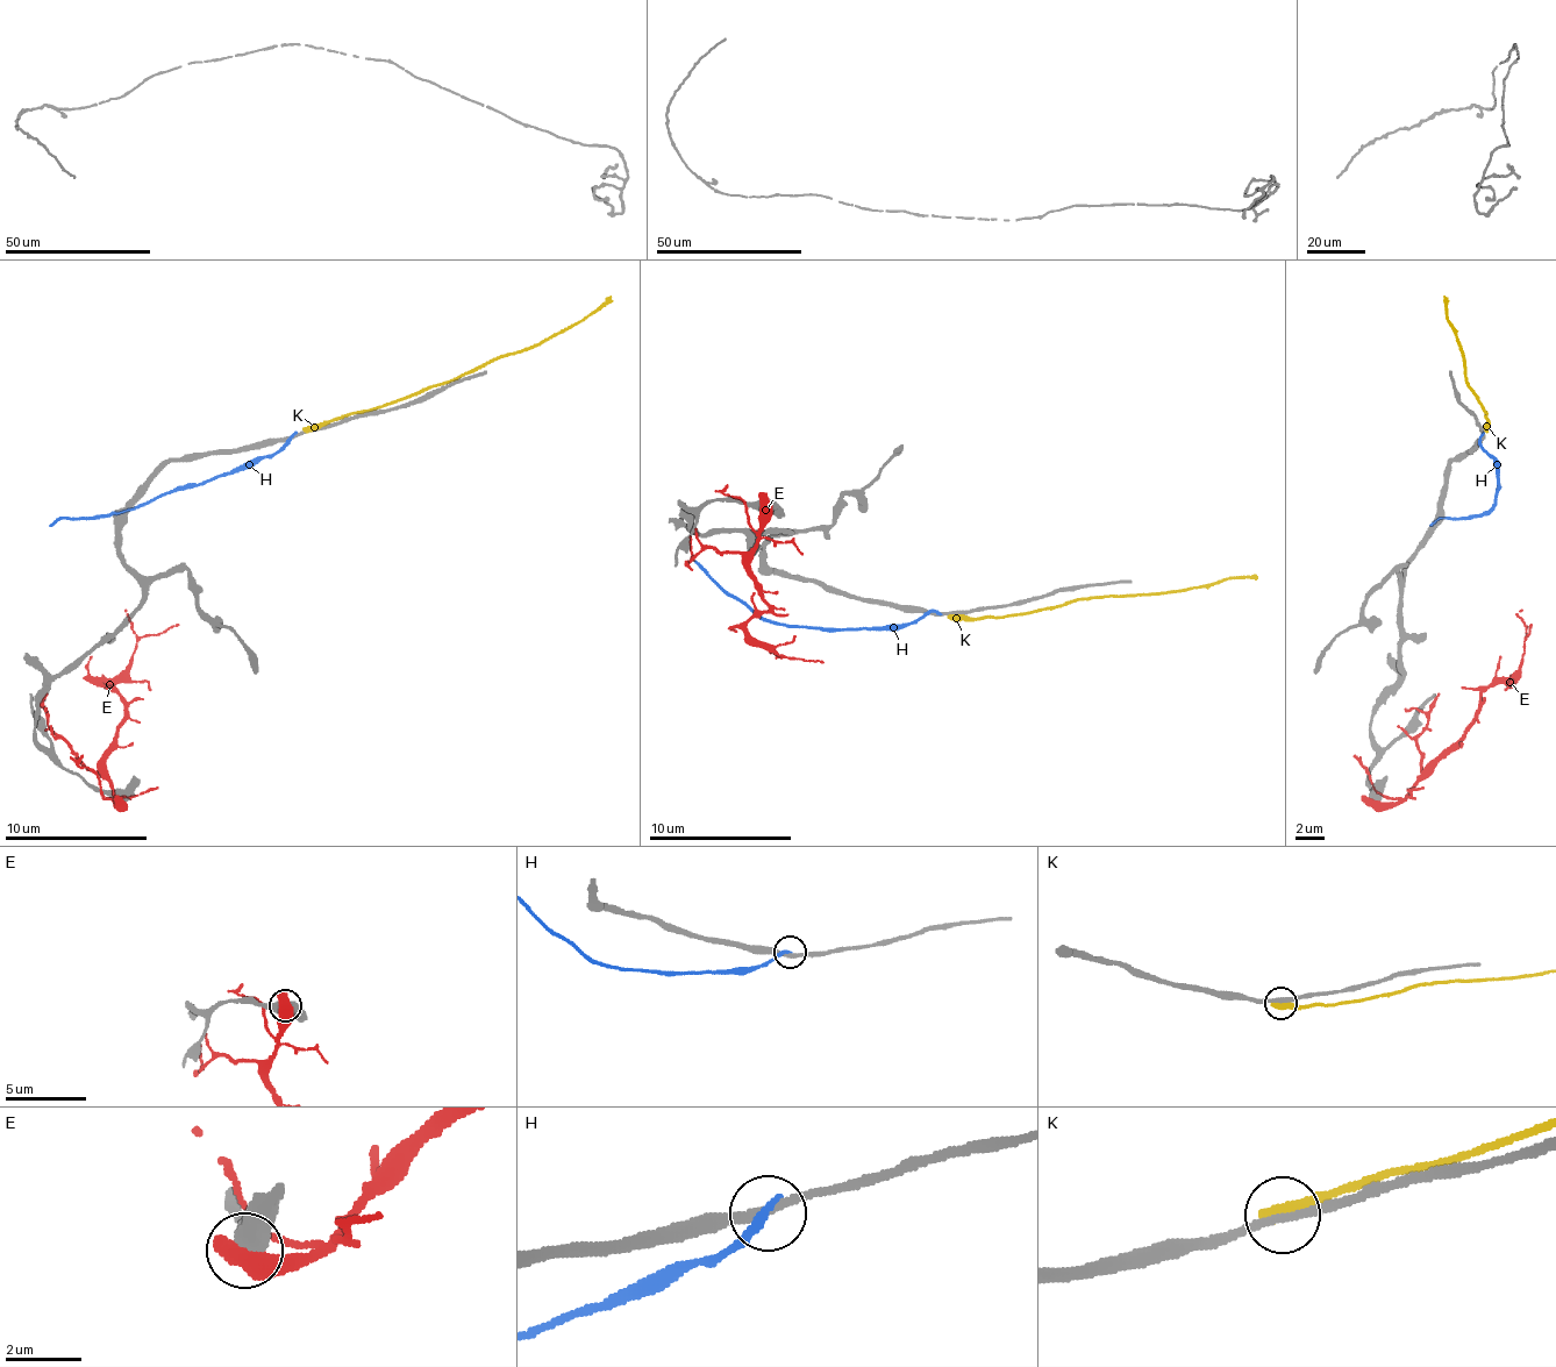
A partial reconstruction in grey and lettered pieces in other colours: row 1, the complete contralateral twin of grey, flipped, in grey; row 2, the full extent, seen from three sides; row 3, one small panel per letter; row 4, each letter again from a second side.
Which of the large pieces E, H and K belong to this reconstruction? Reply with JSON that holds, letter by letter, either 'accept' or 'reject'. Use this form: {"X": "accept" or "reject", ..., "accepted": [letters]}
{"E": "reject", "H": "reject", "K": "reject", "accepted": []}

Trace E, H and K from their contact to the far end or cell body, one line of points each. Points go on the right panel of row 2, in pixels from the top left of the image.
E: (1371, 802), (1397, 802), (1450, 748), (1475, 716), (1478, 698), (1521, 662), (1532, 623)
H: (1478, 438), (1497, 462), (1497, 502), (1482, 515), (1436, 519), (1428, 526)
K: (1485, 431), (1485, 412), (1468, 387), (1461, 344), (1447, 324), (1443, 294)

